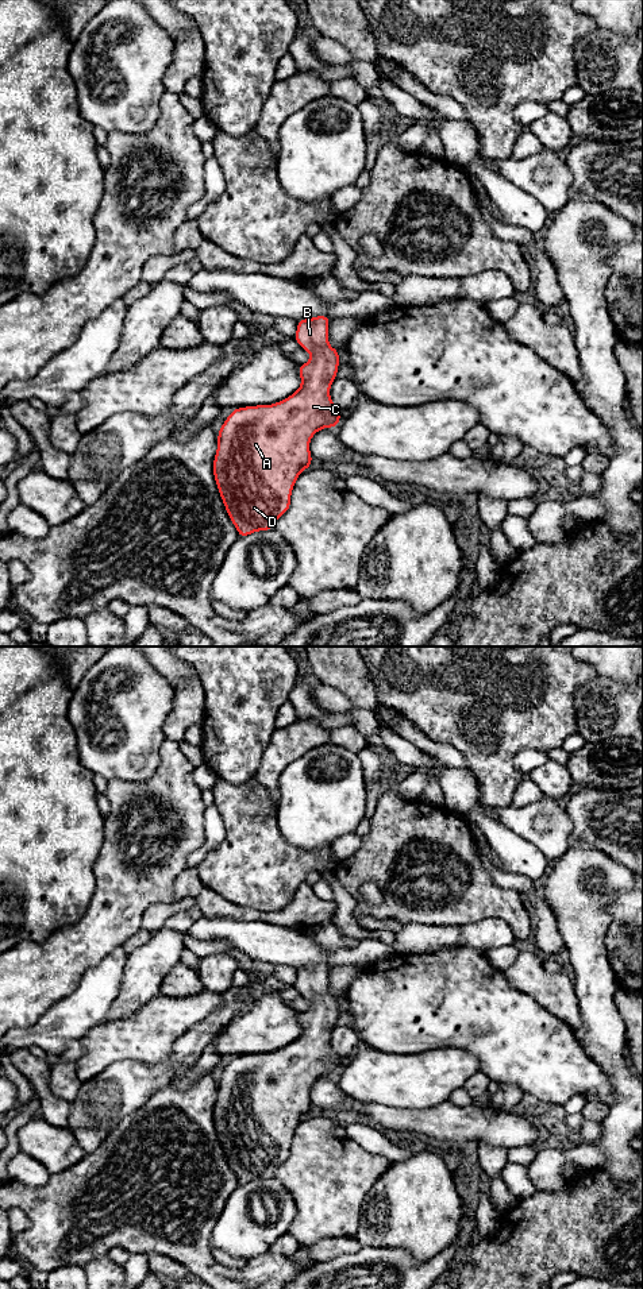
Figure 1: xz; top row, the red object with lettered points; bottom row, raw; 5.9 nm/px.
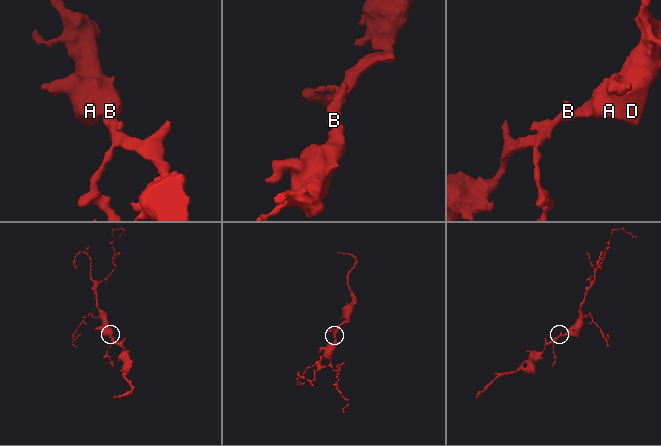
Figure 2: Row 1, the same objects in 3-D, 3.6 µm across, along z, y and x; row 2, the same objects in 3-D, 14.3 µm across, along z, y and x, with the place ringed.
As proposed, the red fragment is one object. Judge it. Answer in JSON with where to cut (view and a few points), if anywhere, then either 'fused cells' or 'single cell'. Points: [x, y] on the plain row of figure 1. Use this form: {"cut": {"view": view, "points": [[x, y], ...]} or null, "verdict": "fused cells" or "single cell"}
{"cut": null, "verdict": "single cell"}

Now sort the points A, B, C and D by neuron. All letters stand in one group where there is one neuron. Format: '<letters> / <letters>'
A B C D

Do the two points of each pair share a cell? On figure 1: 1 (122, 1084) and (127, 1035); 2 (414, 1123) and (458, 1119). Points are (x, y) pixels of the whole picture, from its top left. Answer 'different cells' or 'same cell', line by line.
1: different cells
2: same cell

